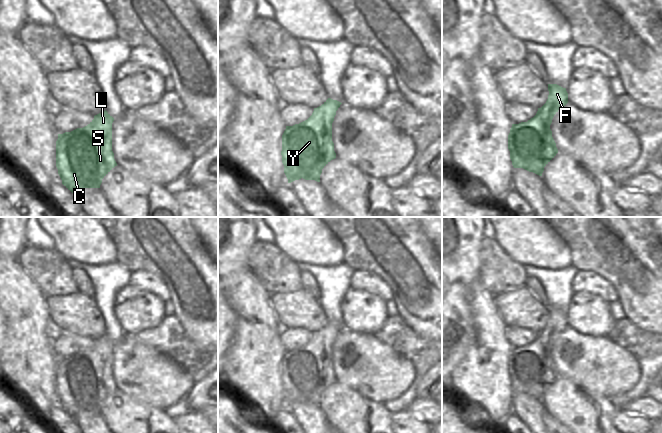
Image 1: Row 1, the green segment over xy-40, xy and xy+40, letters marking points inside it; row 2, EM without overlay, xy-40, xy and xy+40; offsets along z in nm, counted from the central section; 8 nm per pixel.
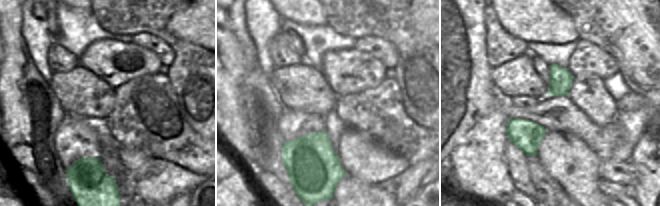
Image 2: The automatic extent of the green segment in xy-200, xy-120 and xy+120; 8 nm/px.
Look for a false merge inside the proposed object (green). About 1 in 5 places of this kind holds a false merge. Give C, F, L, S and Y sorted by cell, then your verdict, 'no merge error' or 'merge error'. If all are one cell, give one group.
groups C F L S Y; no merge error

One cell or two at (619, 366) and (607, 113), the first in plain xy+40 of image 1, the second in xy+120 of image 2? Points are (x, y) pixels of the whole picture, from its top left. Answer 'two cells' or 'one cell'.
two cells

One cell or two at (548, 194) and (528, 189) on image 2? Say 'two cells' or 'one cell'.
two cells

